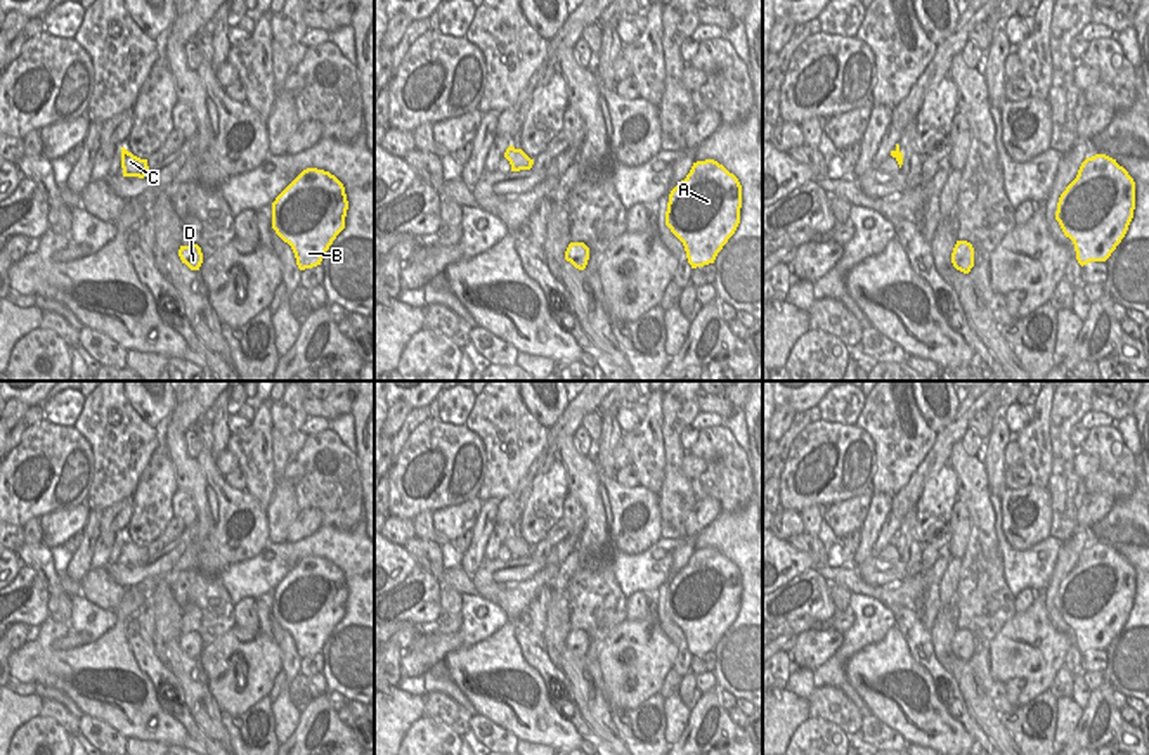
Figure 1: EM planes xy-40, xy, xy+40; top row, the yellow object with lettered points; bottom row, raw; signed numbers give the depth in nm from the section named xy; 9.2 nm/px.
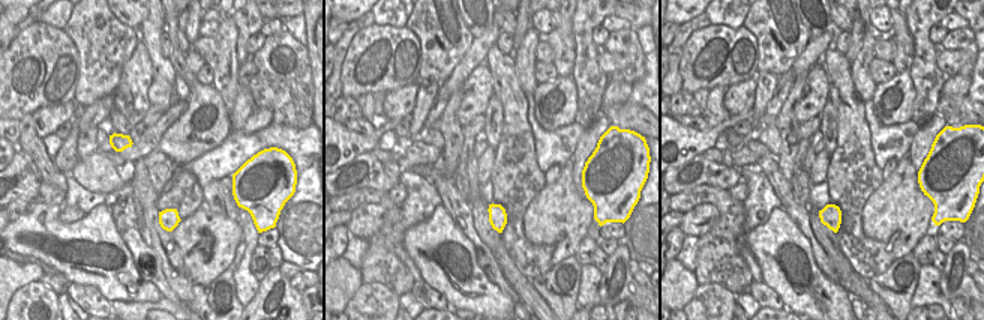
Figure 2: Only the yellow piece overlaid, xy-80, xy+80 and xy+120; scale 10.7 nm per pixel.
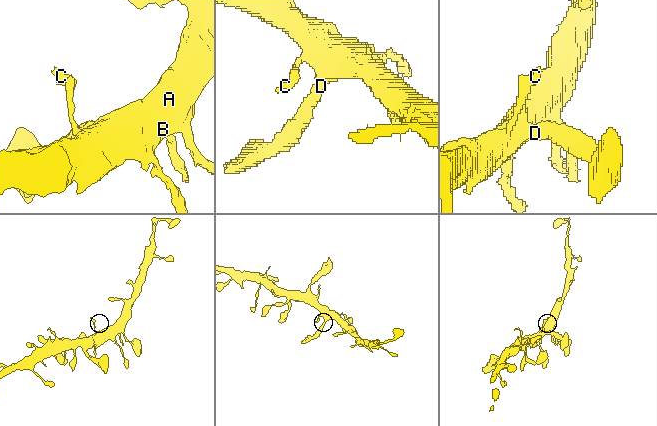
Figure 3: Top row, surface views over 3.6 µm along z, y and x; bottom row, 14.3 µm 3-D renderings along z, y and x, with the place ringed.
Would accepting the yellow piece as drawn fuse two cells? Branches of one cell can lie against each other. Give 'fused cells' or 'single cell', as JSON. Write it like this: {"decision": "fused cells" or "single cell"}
{"decision": "single cell"}

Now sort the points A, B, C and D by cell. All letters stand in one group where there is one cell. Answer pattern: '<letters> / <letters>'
A B C D

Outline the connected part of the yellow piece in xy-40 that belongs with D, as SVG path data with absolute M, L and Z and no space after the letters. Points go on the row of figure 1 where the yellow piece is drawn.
M198 244L180 246L179 256L191 270L199 270L203 263L203 253Z

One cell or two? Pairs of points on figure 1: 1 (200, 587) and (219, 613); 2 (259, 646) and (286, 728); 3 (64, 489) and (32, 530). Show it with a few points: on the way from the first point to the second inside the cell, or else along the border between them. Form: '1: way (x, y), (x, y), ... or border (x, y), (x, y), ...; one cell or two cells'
1: way (205, 594), (212, 606); one cell
2: border (272, 638), (279, 650), (279, 665), (283, 669); two cells
3: border (38, 516), (33, 516), (23, 527); two cells

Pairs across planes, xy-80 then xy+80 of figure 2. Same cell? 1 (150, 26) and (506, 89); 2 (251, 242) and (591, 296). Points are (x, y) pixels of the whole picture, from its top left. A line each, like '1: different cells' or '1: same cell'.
1: same cell
2: same cell

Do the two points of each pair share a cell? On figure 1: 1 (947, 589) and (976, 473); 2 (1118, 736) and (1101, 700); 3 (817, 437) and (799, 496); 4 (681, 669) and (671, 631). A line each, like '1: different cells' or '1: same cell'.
1: different cells
2: same cell
3: same cell
4: same cell

